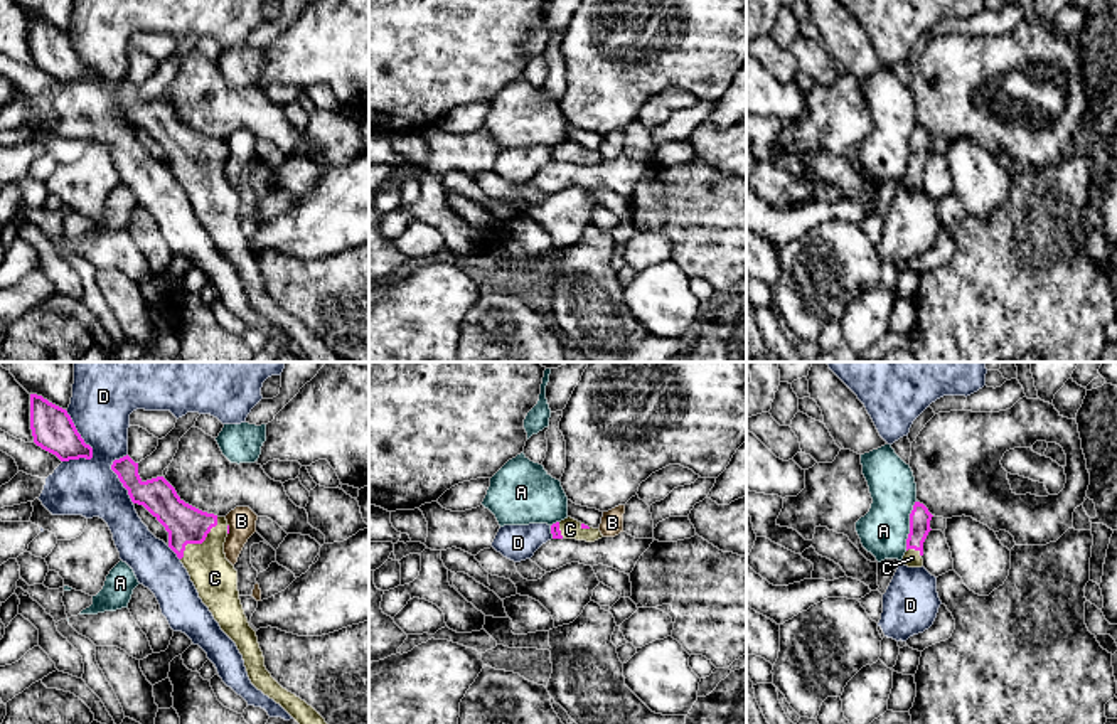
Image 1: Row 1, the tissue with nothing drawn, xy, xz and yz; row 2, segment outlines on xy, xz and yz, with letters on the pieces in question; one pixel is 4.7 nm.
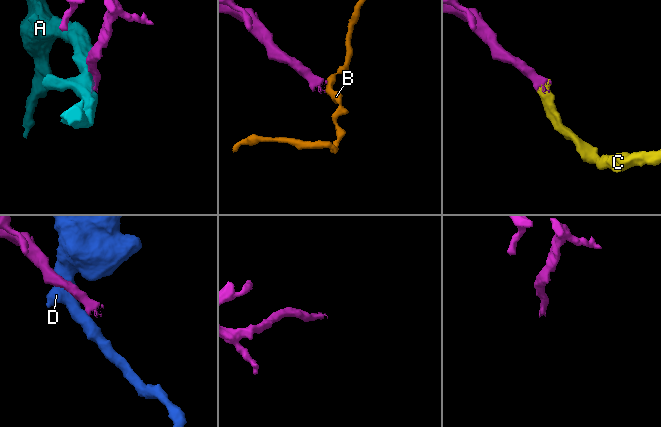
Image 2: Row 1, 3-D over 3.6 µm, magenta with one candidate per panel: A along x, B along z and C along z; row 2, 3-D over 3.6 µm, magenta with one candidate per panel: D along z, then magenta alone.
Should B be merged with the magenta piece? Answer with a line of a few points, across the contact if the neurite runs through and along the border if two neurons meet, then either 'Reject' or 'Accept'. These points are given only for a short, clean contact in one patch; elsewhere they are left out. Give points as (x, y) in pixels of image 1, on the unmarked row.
Line: xy (228, 147), (228, 157). Reject

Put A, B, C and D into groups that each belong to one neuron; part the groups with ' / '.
A / B / C / D

